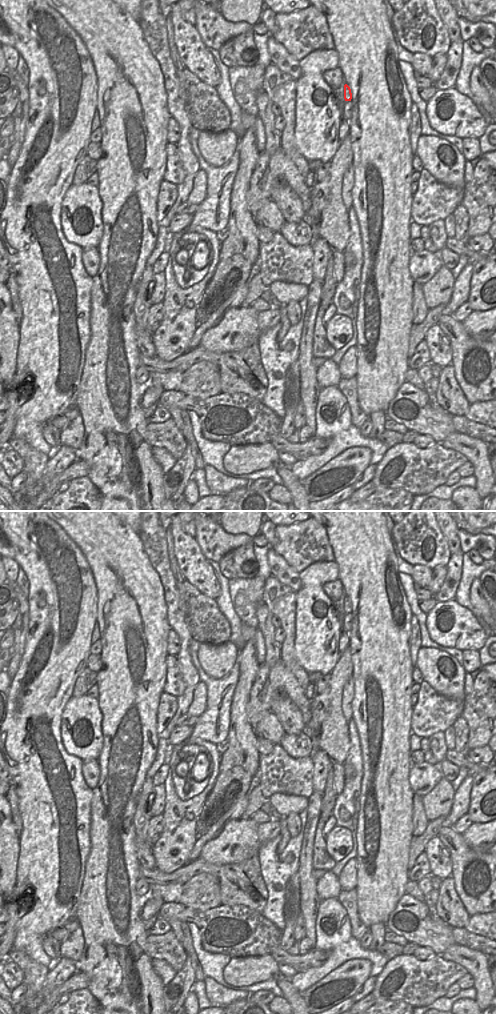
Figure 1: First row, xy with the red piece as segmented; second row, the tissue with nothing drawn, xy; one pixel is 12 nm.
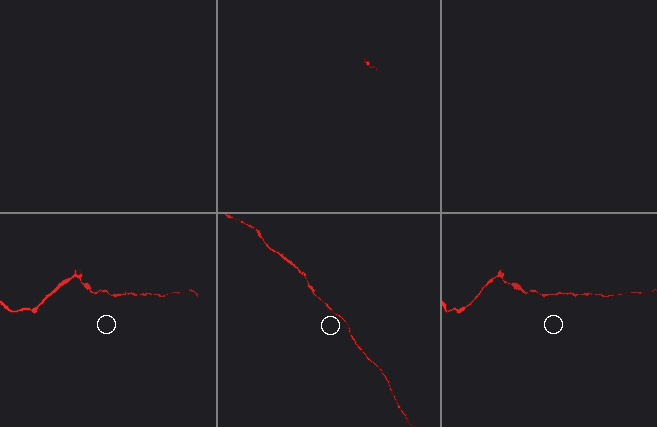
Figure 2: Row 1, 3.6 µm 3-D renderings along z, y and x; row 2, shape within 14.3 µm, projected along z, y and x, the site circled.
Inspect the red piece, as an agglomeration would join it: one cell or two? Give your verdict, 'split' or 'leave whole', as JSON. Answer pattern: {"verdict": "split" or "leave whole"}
{"verdict": "leave whole"}

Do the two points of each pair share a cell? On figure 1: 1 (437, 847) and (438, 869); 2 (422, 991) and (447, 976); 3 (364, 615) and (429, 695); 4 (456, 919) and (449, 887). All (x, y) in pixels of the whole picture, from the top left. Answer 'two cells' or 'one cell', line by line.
1: one cell
2: one cell
3: two cells
4: one cell

